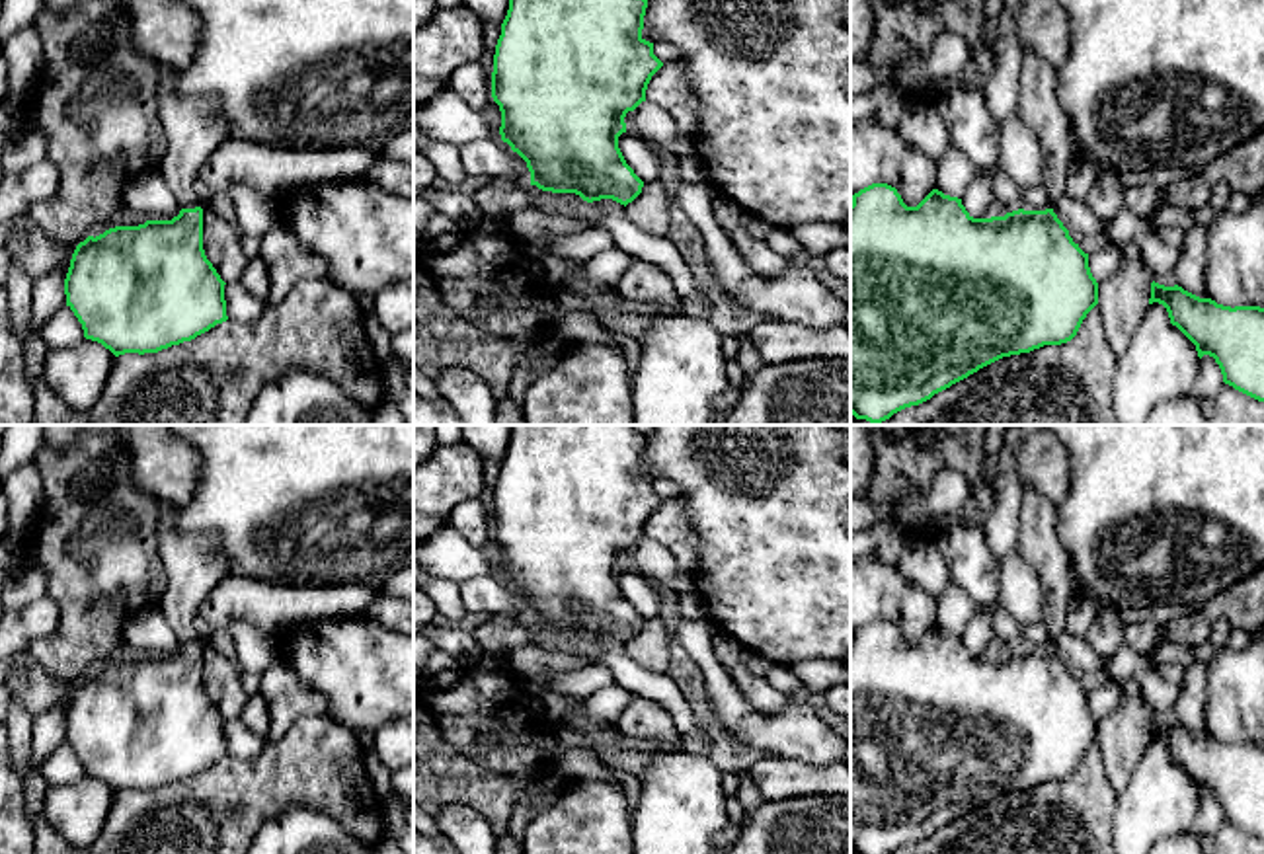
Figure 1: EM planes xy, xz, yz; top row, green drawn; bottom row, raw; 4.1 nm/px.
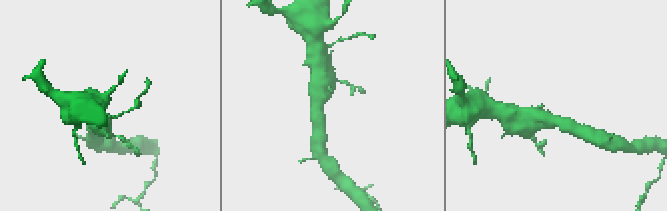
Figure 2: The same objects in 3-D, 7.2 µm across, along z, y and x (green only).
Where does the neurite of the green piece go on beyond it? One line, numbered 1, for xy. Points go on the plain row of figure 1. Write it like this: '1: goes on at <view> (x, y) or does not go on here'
1: goes on at xy (194, 564)

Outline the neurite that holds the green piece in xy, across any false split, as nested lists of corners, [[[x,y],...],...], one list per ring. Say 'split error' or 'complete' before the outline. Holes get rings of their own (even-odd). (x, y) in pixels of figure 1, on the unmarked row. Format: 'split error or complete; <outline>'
split error; [[[154,499],[160,509],[158,552],[168,587],[158,601],[181,647],[172,657],[146,657],[88,673],[72,690],[64,716],[66,743],[82,760],[84,774],[101,780],[115,794],[158,790],[191,778],[228,757],[224,718],[203,686],[203,645],[195,630],[199,602],[226,577],[226,558],[213,534],[179,530],[179,505]]]

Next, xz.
complete; [[[509,425],[509,446],[495,482],[492,534],[501,548],[501,577],[517,589],[531,608],[531,622],[552,630],[575,630],[593,640],[612,636],[632,640],[644,618],[626,601],[618,573],[624,554],[646,538],[652,513],[663,503],[653,480],[642,474],[648,435],[632,425]]]

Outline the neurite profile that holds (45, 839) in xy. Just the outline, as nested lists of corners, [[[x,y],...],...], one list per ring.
[[[41,813],[33,825],[33,854],[88,854],[88,850],[66,842]]]

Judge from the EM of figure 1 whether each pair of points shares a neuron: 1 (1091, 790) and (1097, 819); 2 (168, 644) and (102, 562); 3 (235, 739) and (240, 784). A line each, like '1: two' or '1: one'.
1: one
2: two
3: two

